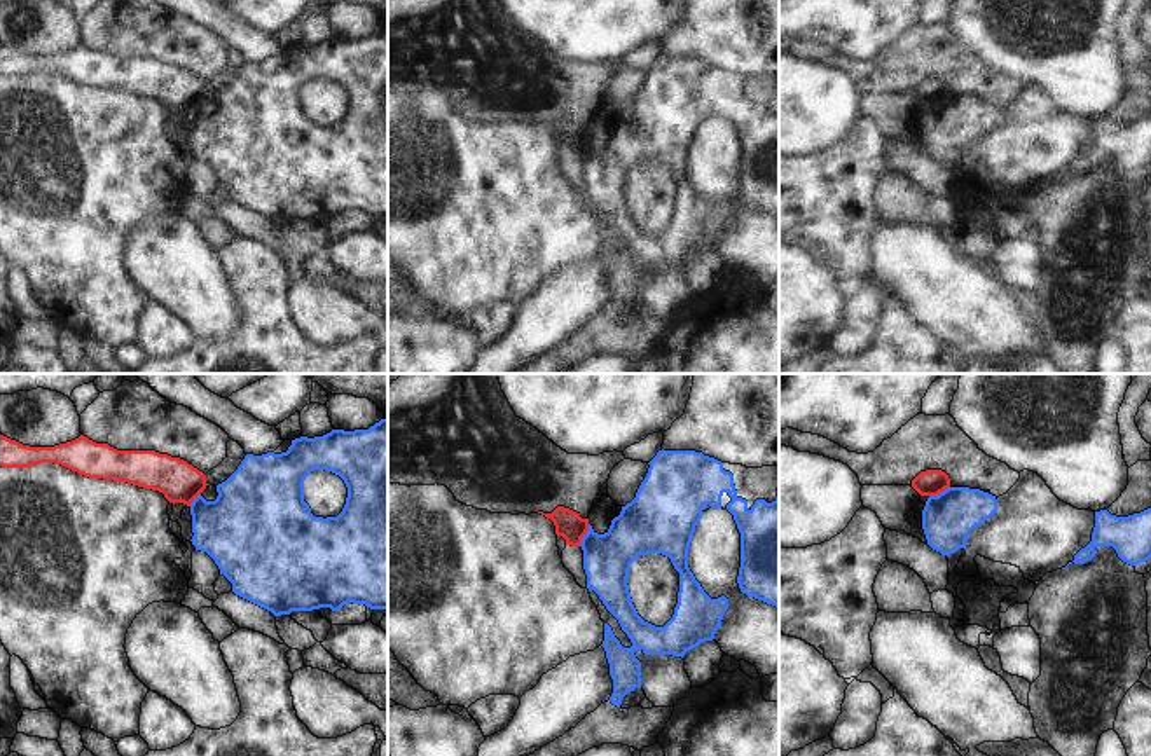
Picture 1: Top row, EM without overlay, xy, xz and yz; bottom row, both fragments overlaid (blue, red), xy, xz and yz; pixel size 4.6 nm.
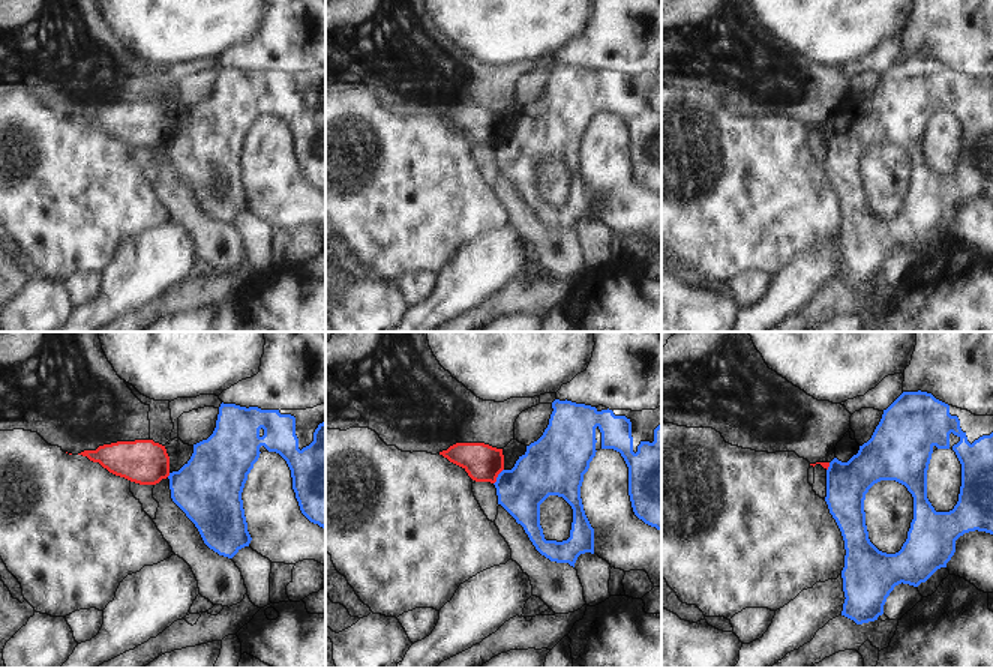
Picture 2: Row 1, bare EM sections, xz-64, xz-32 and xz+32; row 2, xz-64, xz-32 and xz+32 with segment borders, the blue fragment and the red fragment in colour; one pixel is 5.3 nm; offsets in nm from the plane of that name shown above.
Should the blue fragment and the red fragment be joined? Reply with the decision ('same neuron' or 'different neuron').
different neuron

